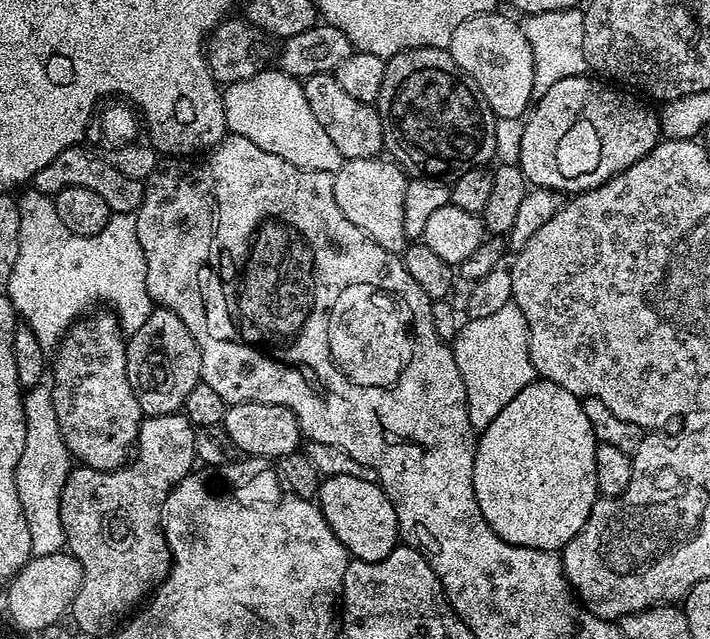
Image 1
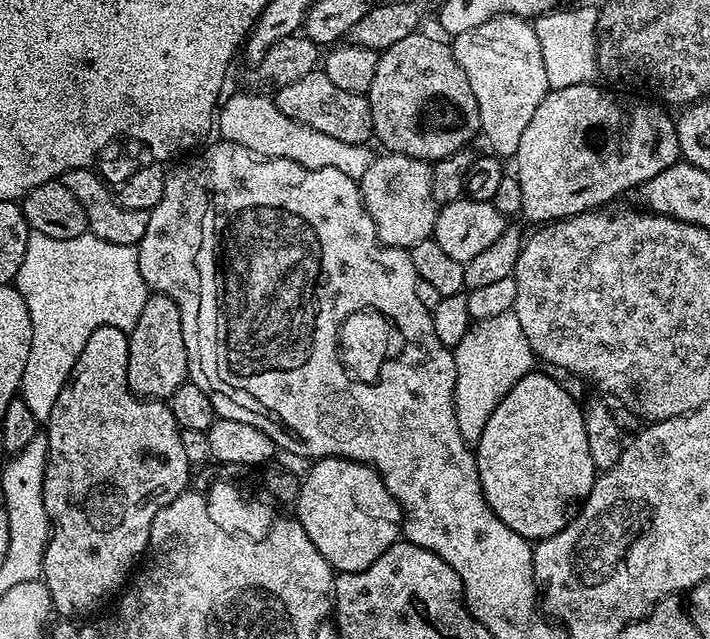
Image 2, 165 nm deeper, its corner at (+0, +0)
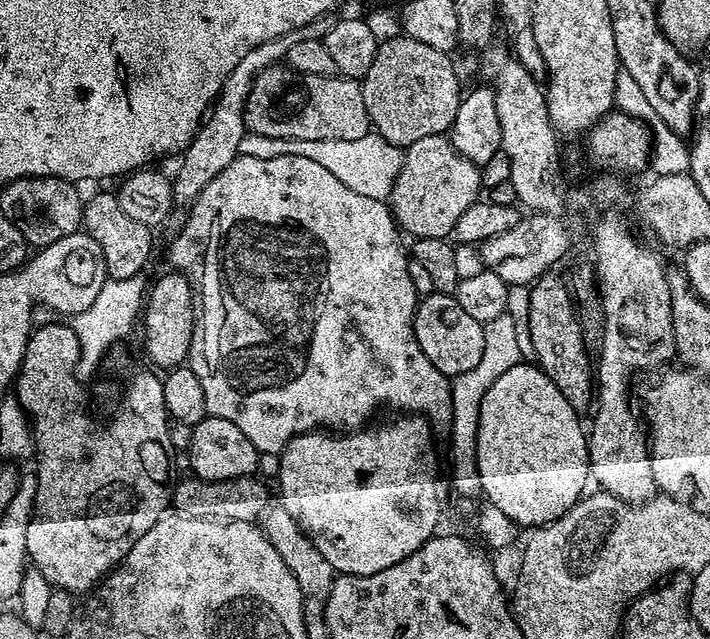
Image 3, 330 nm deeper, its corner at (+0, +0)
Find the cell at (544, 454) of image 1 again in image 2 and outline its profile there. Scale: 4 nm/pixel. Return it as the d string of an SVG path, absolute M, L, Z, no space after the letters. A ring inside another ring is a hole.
M536 375L523 376L496 405L474 452L476 466L480 469L480 485L489 507L506 527L532 542L539 541L558 528L555 514L540 505L540 472L564 472L566 487L583 489L584 471L590 468L582 408L572 401L571 394L558 381Z

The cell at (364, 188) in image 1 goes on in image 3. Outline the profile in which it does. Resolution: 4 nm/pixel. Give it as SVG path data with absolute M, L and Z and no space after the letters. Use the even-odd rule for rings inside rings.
M447 135L431 136L430 138L418 138L404 152L402 170L392 187L390 207L396 218L396 223L405 233L412 238L425 236L426 238L438 238L443 240L452 236L454 226L458 218L469 206L481 199L482 185L480 182L480 168L474 162L470 162L452 144Z

